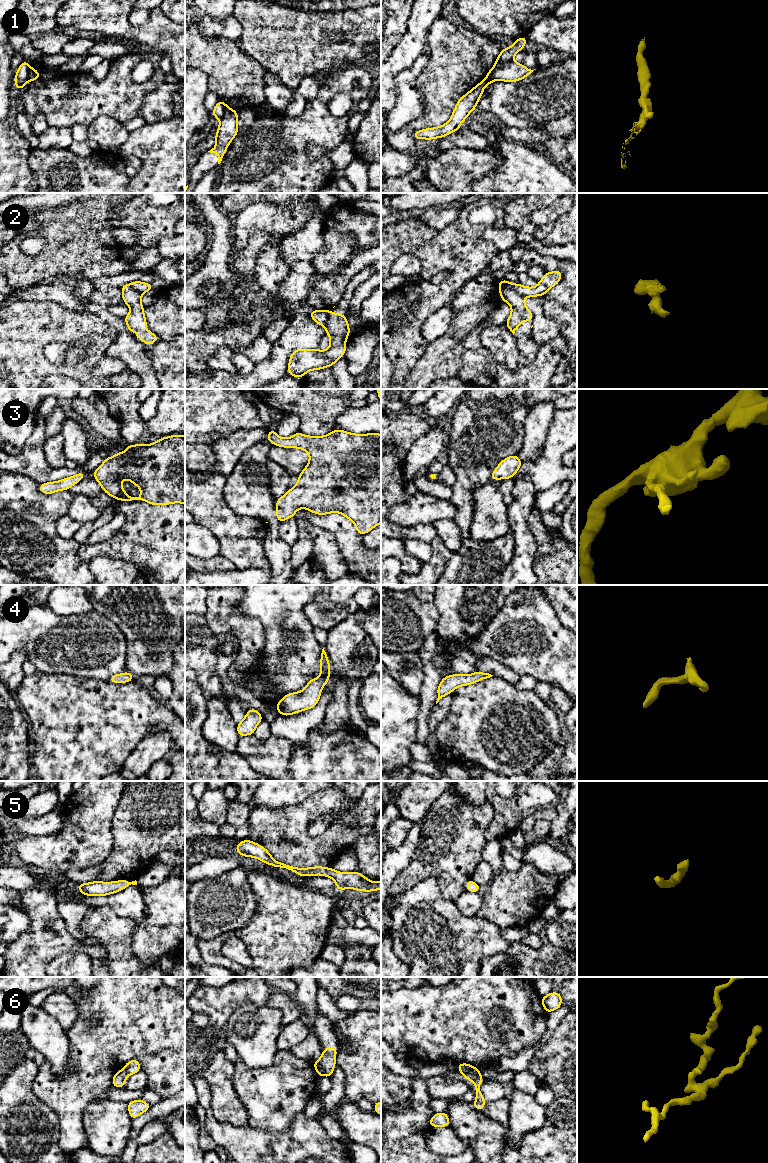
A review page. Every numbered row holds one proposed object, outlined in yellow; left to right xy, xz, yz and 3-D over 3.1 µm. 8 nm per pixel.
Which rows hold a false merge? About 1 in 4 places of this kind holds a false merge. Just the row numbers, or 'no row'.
1, 2, 6

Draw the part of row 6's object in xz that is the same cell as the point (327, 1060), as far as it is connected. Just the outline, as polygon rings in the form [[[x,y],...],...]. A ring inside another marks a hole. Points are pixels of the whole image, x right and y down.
[[[331,1045],[329,1048],[322,1050],[322,1055],[319,1059],[319,1063],[323,1068],[324,1076],[330,1078],[333,1074],[334,1067],[336,1065],[336,1053],[337,1047]]]

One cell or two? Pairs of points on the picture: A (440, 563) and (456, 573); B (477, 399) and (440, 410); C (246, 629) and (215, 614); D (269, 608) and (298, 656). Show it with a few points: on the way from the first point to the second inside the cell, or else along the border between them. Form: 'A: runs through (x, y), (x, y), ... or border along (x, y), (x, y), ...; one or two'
A: border along (453, 553), (440, 574); two
B: border along (460, 399), (459, 401); two
C: runs through (238, 625), (223, 617); one
D: runs through (281, 620), (287, 628), (290, 644); one

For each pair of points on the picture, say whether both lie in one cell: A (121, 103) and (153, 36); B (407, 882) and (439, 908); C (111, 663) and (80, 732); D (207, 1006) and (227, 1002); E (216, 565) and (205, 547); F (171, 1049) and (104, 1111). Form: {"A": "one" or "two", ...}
{"A": "two", "B": "two", "C": "two", "D": "one", "E": "two", "F": "two"}

